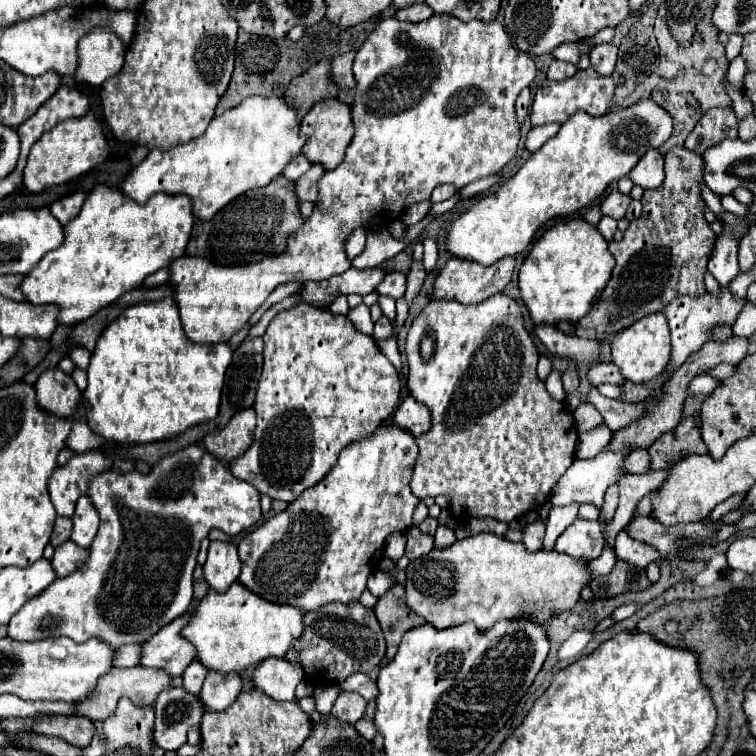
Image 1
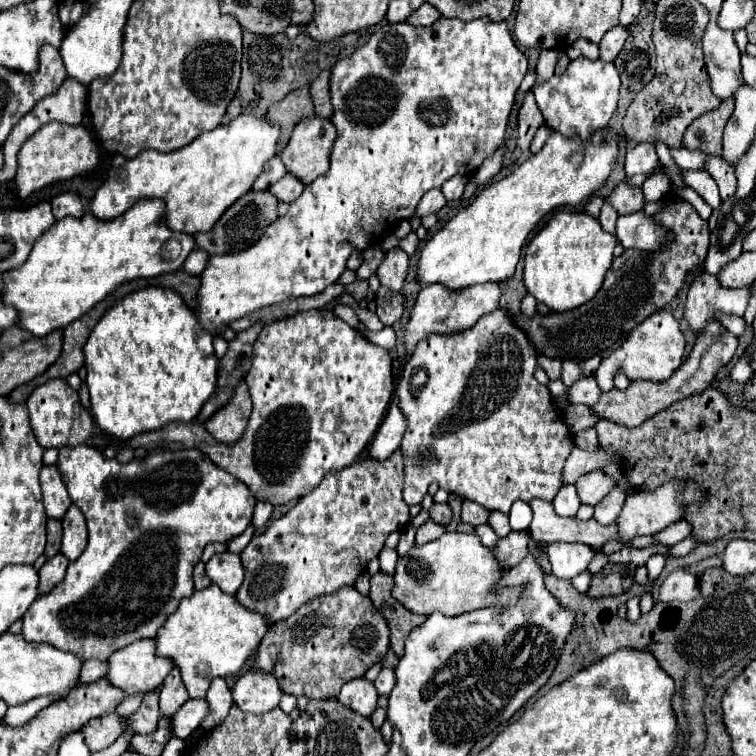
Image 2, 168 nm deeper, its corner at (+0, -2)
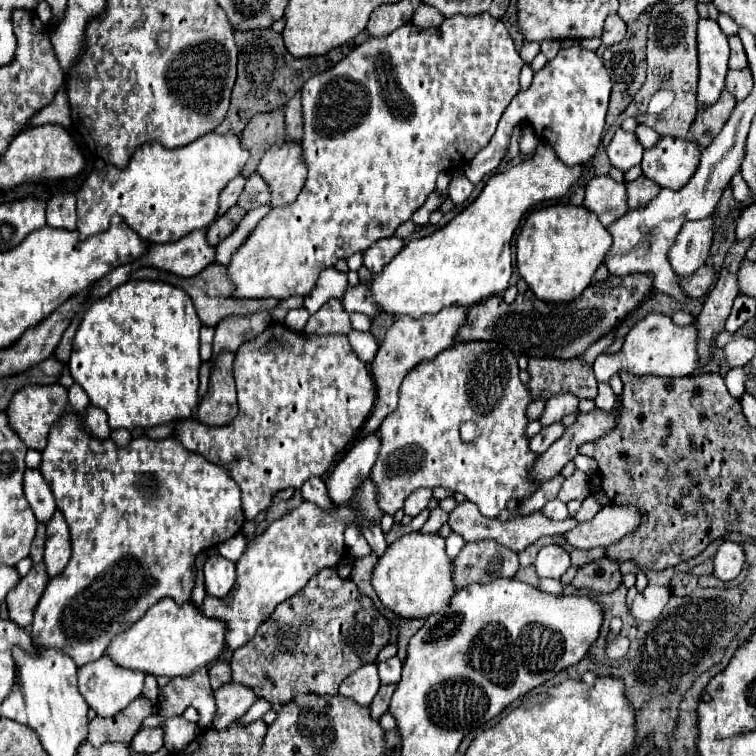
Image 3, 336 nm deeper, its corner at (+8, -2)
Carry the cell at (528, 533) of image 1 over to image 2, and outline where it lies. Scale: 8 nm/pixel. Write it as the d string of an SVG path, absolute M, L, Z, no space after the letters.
M527 530L511 532L507 538L499 540L499 546L493 548L493 552L505 568L513 568L515 564L519 564L527 556L529 540L531 540L531 536Z

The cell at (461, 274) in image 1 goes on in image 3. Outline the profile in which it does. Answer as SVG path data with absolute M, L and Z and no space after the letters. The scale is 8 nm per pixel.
M449 306L449 308L443 308L443 312L437 312L435 316L423 316L419 320L413 320L413 318L409 320L407 316L403 316L393 322L393 326L387 330L387 334L383 338L383 344L379 344L377 356L371 362L371 376L373 376L373 382L377 388L377 398L375 398L369 418L365 420L361 432L359 432L359 438L365 438L365 436L377 432L379 424L397 408L399 386L411 368L415 368L419 362L433 360L439 352L453 346L455 332L461 328L463 320L467 320L467 308Z

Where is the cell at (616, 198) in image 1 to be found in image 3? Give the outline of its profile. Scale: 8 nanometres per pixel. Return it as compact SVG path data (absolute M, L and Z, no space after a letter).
M639 176L637 180L627 184L627 194L629 194L629 208L645 208L657 194L661 186L655 184L653 180L647 180L647 176Z

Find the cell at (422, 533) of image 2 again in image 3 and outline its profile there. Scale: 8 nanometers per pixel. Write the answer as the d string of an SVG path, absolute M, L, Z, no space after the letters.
M437 506L435 510L431 510L429 520L427 520L425 526L421 528L421 532L433 532L433 534L435 534L435 532L437 532L445 522L447 522L447 516L449 516L449 514L447 514L443 508Z

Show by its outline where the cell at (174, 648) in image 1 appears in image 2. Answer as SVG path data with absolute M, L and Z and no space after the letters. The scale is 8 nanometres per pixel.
M137 640L117 650L107 662L109 672L105 678L109 678L111 684L123 688L127 694L159 688L175 668L171 660L155 656L153 640Z

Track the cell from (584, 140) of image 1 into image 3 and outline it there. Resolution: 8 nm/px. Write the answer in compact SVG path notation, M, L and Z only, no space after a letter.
M541 142L533 158L491 176L481 196L471 206L467 206L461 214L457 214L447 226L443 226L435 234L419 240L411 240L379 274L371 276L369 284L359 282L357 286L347 286L341 298L343 310L349 314L361 312L371 318L375 314L393 314L395 318L399 316L421 318L425 314L437 314L445 306L471 306L477 304L479 300L505 292L513 269L511 238L519 226L519 220L529 210L529 206L535 206L543 200L557 200L565 196L579 176L581 176L581 166L563 164L555 156L551 146Z

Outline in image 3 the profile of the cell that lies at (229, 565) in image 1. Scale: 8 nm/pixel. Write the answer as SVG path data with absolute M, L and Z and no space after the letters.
M213 554L205 562L205 588L207 594L223 598L231 592L235 584L235 564L219 554Z

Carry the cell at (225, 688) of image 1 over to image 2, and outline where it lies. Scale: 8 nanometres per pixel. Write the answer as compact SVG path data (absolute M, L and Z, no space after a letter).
M187 700L171 718L173 736L177 738L189 738L195 730L199 730L201 722L209 716L209 702L203 700Z

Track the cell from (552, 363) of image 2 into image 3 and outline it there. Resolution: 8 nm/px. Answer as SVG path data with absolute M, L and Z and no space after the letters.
M583 356L571 360L555 358L529 358L529 382L527 388L533 400L553 398L561 392L571 392L579 400L597 396L597 380L591 366L583 362Z

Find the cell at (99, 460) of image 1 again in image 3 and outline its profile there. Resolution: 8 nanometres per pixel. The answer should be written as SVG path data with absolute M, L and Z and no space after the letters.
M27 468L25 478L23 478L23 492L25 492L29 506L35 512L37 522L43 522L43 524L49 522L49 518L53 516L57 506L55 506L55 498L53 498L51 488L45 484L43 474L33 468Z

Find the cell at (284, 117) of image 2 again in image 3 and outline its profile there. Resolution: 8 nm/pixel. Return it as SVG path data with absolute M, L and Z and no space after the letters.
M277 108L275 112L269 114L255 114L247 128L241 134L241 144L243 148L249 150L249 160L243 166L243 176L249 176L255 172L255 166L271 148L273 144L281 144L285 136L285 126L283 126L283 108Z

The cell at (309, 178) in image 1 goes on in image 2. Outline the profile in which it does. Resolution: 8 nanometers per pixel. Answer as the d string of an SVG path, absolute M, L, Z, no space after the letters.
M291 174L283 176L279 182L269 186L269 190L277 196L279 202L293 202L293 200L297 200L301 196L303 188L305 188L305 184L297 176L291 176Z

